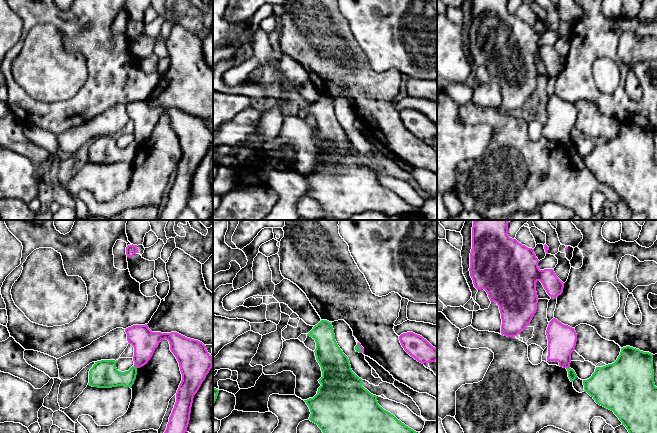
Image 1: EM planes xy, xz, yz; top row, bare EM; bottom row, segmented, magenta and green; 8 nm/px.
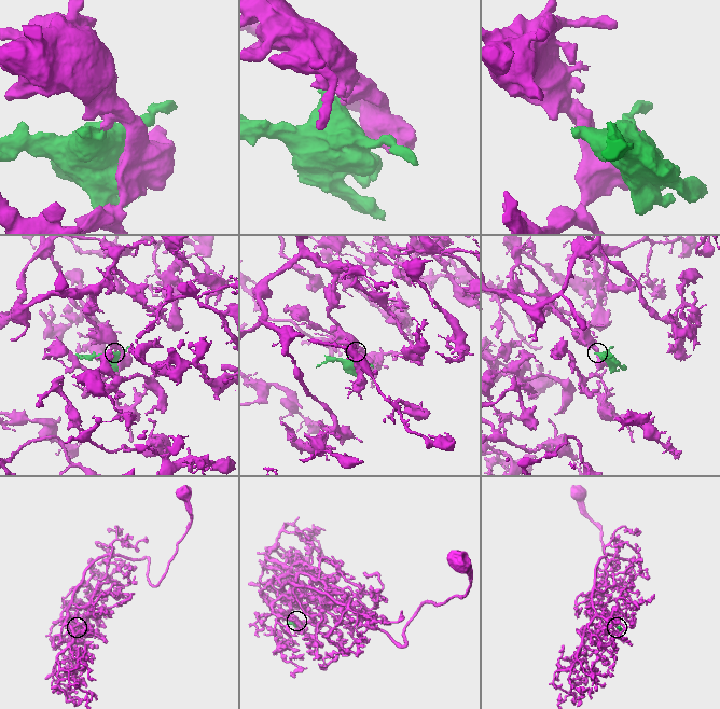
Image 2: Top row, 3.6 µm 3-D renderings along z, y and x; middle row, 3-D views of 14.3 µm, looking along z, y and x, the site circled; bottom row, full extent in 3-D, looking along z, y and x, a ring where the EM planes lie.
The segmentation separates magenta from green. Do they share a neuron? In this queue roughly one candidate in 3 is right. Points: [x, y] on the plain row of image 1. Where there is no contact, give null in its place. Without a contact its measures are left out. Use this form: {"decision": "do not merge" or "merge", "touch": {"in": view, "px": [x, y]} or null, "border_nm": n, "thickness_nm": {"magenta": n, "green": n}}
{"decision": "do not merge", "touch": {"in": "yz", "px": [567, 143]}, "border_nm": 40, "thickness_nm": {"magenta": 220, "green": 70}}

